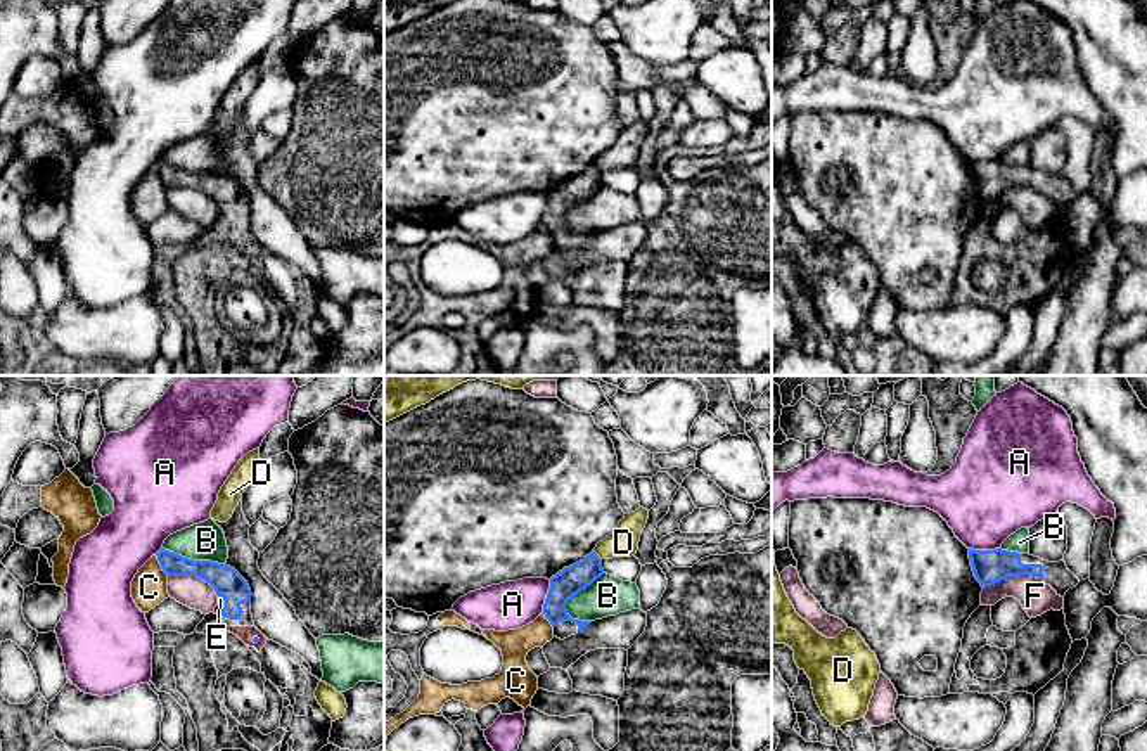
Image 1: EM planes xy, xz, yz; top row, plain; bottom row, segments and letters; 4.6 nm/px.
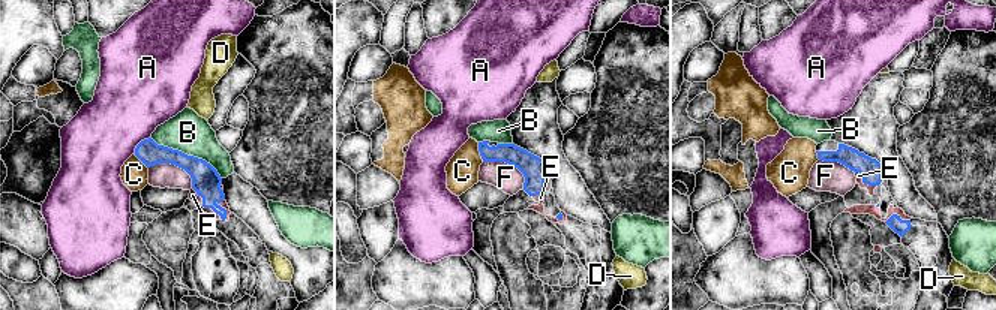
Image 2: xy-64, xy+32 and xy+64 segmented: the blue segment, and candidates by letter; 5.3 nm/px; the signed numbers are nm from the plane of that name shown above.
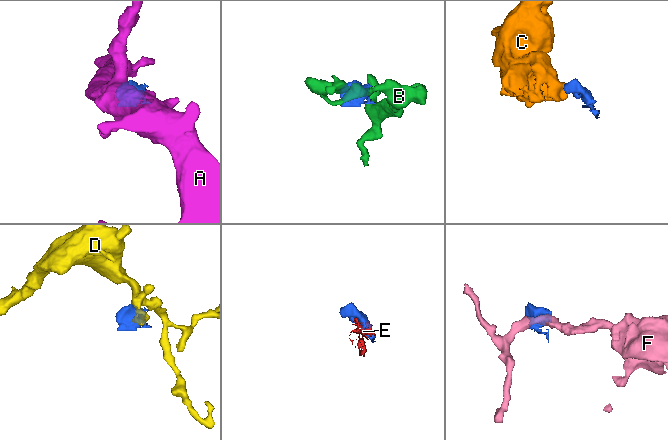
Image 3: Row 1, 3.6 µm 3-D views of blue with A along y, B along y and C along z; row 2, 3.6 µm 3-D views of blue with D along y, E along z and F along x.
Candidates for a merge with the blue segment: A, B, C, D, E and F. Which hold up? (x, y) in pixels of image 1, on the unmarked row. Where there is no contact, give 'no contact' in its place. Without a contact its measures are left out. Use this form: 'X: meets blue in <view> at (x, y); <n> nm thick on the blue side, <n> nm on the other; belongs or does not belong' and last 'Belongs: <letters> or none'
A: meets blue in xz at (547, 210); 140 nm thick on the blue side, 220 nm on the other; does not belong
B: meets blue in xz at (576, 206); 140 nm thick on the blue side, 190 nm on the other; does not belong
C: meets blue in xy at (161, 177); 110 nm thick on the blue side, 170 nm on the other; does not belong
D: meets blue in xz at (597, 168); 140 nm thick on the blue side, 140 nm on the other; does not belong
E: meets blue in xy at (224, 220); 140 nm thick on the blue side, 30 nm on the other; belongs
F: meets blue in yz at (1012, 187); 160 nm thick on the blue side, 160 nm on the other; does not belong
Belongs: E

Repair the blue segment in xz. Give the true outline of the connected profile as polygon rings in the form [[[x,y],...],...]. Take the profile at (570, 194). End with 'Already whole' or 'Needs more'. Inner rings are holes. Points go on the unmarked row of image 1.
[[[592,164],[583,173],[564,180],[550,190],[543,227],[554,239],[554,249],[564,253],[583,244],[592,234],[573,232],[566,216],[604,187],[602,171]]]. Needs more

